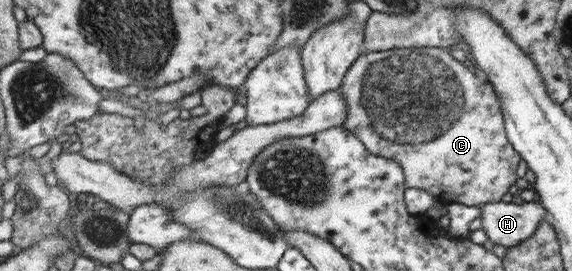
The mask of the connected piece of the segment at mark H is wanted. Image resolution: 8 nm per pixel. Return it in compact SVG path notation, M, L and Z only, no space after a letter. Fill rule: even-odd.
M497 201L481 204L478 219L487 239L505 248L514 248L536 233L539 223L549 220L539 202L515 204Z

